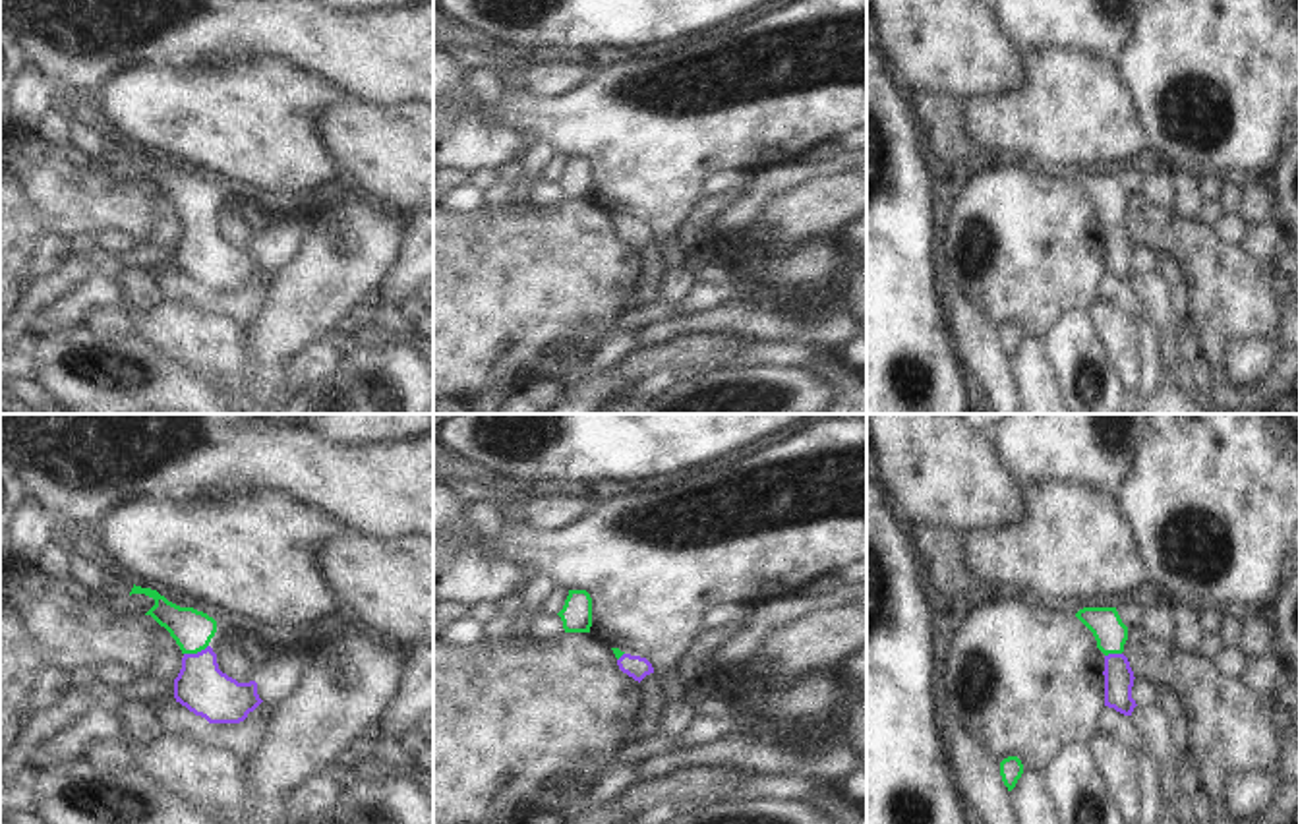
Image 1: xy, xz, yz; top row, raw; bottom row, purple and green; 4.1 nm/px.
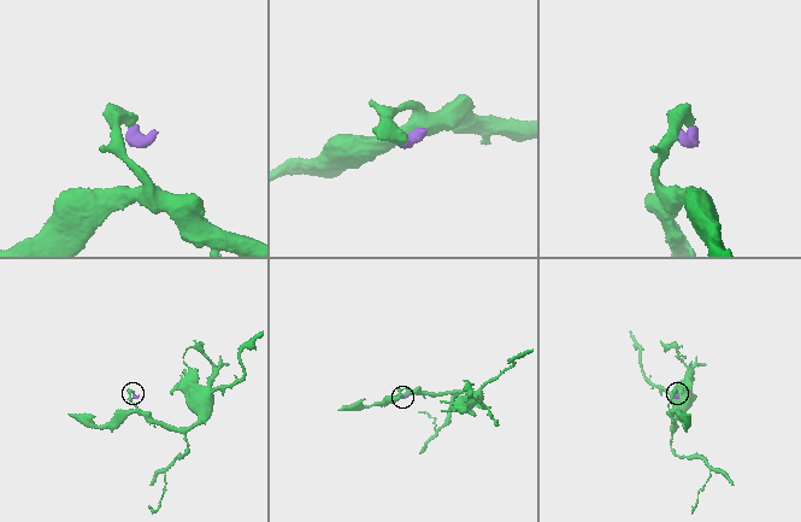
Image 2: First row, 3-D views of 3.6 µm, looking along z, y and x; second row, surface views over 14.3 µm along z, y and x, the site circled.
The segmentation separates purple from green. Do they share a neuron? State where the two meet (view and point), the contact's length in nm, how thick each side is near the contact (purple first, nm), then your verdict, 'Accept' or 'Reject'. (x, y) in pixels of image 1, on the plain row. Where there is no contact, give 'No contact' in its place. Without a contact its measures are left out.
Touches purple at xy (198, 219). Shared border 110 nm. Thickness 220 nm (purple) against 170 nm. Accept

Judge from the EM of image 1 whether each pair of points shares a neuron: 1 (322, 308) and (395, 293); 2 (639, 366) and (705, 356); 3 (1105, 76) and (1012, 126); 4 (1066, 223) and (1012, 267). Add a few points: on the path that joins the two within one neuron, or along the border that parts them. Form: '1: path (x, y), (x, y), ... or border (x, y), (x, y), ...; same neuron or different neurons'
1: border (389, 269), (378, 287); different neurons
2: path (654, 358), (689, 356); same neuron
3: path (1082, 93), (1061, 115), (1035, 122); same neuron
4: path (1053, 227), (1026, 254); same neuron

